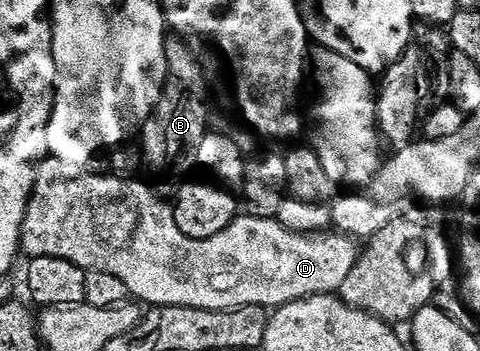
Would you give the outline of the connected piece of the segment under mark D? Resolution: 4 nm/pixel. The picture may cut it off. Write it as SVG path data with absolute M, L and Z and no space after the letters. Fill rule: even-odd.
M50 156L49 158L41 161L37 165L38 173L36 174L36 182L34 183L34 193L30 196L30 205L26 208L26 217L24 218L24 222L22 223L22 246L21 251L23 253L27 252L27 257L33 258L35 256L47 256L48 258L64 258L68 262L72 262L76 266L80 266L81 268L85 268L87 272L95 272L96 270L104 270L104 274L116 274L116 278L122 279L124 282L124 286L128 286L128 290L130 291L131 297L135 301L141 302L146 306L157 306L160 308L167 308L168 306L184 306L185 308L199 308L200 310L228 310L229 308L243 308L244 306L260 306L261 308L267 310L273 310L275 308L279 308L281 304L287 304L288 302L292 302L293 300L299 300L300 298L308 298L309 296L325 296L327 294L337 293L338 288L344 282L344 278L348 278L348 274L352 274L352 266L359 258L360 252L356 247L354 249L355 241L351 239L351 237L344 236L341 234L333 234L334 236L330 236L331 234L307 234L305 232L289 232L282 223L279 222L276 218L273 220L269 220L268 218L256 218L255 216L251 216L249 214L240 214L238 217L234 219L227 226L224 231L220 234L216 234L212 238L204 238L203 240L193 240L192 238L188 238L183 232L180 230L180 226L176 226L176 218L174 217L173 207L169 203L166 204L161 200L160 197L157 196L156 193L153 192L152 189L149 188L148 185L145 184L144 181L138 180L142 178L127 178L125 176L101 176L98 172L91 172L89 170L83 170L77 164L69 164L68 162L60 162L60 158L56 158L55 156Z

